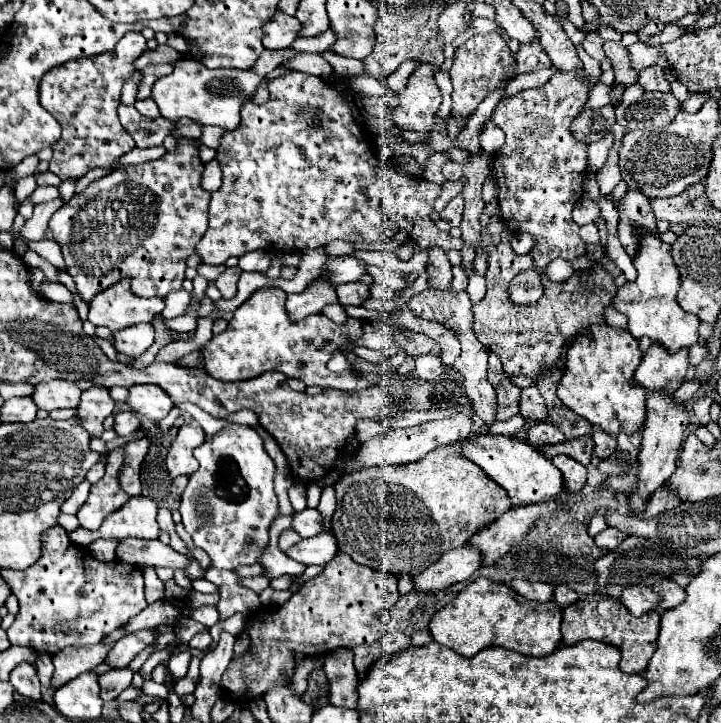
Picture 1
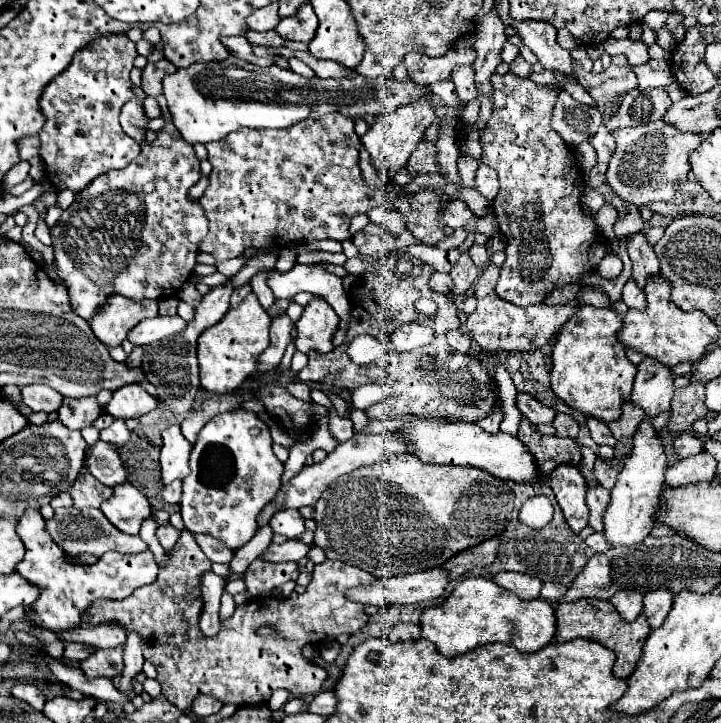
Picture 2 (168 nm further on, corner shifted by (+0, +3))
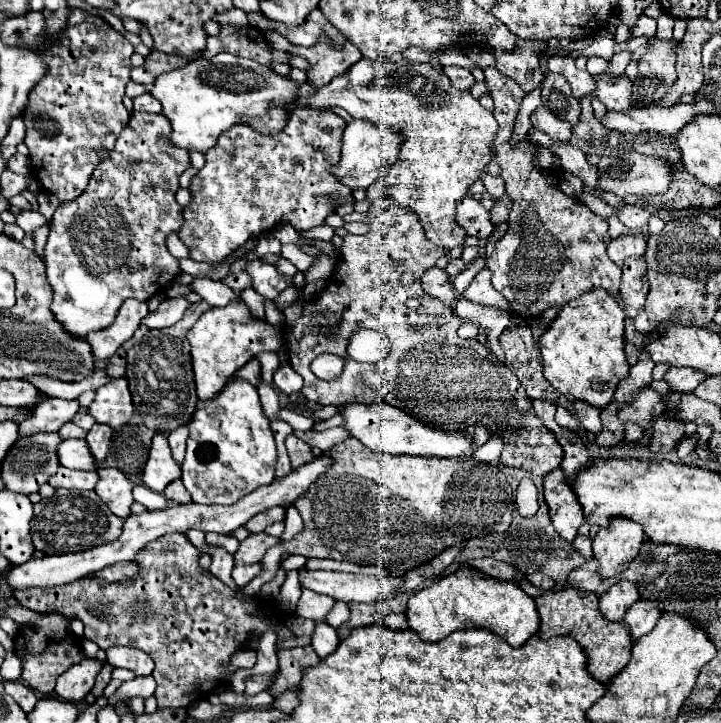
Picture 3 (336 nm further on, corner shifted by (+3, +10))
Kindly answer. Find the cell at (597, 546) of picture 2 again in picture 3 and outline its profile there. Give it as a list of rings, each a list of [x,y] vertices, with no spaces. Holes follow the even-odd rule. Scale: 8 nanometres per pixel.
[[[578,535],[576,539],[574,539],[574,549],[588,561],[588,559],[592,559],[592,539],[590,537],[582,537],[582,535]]]

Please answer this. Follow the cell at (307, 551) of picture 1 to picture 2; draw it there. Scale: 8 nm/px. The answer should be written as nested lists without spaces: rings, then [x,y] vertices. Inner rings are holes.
[[[287,540],[283,544],[271,544],[265,552],[263,558],[269,562],[299,562],[303,556],[307,556],[309,552],[309,544],[301,542],[301,540]]]

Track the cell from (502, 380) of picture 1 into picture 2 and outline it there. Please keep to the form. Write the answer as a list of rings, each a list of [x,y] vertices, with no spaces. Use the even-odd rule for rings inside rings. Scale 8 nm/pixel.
[[[495,404],[495,410],[493,410],[491,414],[487,414],[485,418],[481,418],[477,424],[479,424],[483,430],[487,430],[487,432],[497,432],[497,430],[499,430],[501,420],[503,420],[501,406],[499,406],[499,404]]]

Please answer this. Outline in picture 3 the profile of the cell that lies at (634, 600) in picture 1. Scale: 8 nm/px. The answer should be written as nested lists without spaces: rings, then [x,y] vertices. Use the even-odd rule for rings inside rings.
[[[620,579],[604,595],[600,595],[600,613],[608,621],[622,621],[624,613],[640,599],[638,589],[632,581]]]

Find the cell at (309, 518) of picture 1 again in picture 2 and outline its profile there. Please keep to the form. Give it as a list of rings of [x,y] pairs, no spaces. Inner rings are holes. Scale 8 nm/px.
[[[285,508],[283,512],[279,510],[269,524],[275,534],[283,534],[287,538],[299,538],[305,532],[305,520],[297,508]]]

